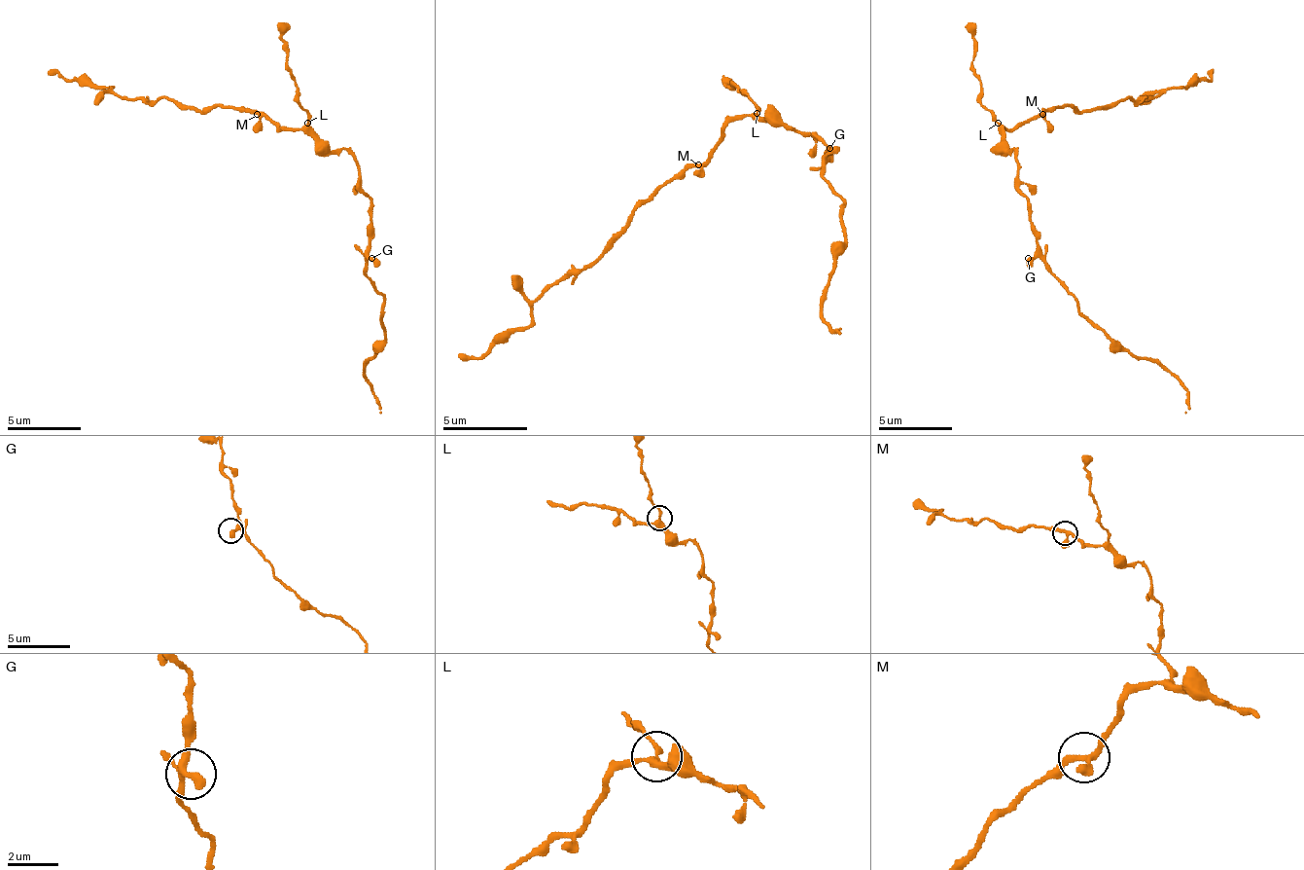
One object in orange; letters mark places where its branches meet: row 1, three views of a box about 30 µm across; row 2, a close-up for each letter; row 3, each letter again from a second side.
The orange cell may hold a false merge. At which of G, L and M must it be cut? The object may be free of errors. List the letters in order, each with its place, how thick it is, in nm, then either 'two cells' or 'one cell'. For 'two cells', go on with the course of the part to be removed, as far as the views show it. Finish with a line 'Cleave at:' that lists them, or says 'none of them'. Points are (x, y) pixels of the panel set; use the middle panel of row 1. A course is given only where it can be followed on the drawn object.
G: place (829, 148); calibre 260 nm; one cell
L: place (757, 113); calibre 240 nm; one cell
M: place (698, 164); calibre 240 nm; one cell
Cleave at: none of them

